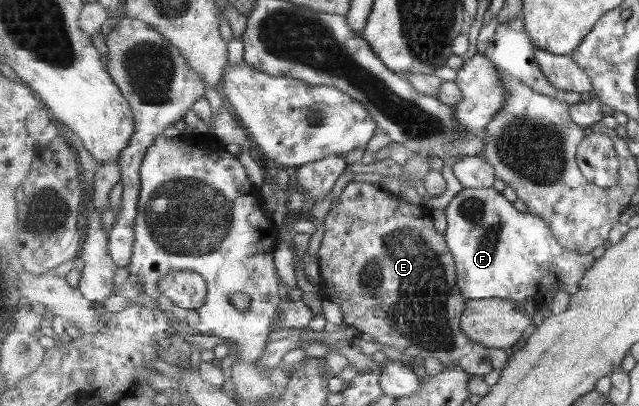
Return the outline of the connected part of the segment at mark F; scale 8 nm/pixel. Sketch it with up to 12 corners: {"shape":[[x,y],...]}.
{"shape":[[494,188],[462,189],[445,238],[468,300],[533,313],[597,259]]}

